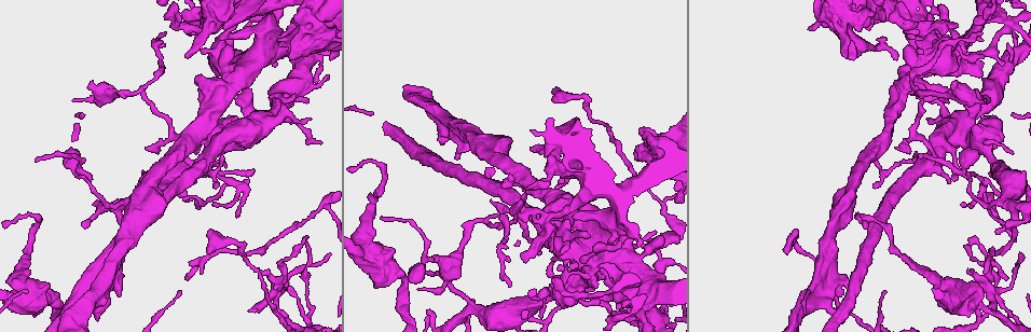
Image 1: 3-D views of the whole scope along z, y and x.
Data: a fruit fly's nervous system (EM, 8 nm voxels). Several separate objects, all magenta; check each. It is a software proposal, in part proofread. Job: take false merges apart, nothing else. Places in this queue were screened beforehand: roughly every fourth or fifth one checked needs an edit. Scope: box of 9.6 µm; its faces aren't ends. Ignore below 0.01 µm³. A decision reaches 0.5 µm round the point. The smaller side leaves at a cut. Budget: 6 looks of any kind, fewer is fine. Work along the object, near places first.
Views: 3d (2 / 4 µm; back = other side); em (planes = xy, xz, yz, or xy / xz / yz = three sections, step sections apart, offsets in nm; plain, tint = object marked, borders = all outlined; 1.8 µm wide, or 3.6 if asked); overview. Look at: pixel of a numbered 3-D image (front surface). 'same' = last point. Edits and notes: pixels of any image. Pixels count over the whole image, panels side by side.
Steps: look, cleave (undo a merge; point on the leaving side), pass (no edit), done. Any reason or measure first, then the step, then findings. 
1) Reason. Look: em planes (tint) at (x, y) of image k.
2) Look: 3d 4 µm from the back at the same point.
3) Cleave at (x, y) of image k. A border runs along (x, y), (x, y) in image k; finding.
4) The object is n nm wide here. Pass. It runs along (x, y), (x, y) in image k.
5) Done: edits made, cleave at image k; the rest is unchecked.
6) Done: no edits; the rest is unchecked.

Calibre changes. Look: em yz step 8 (tint) at (962, 173) of image 1.

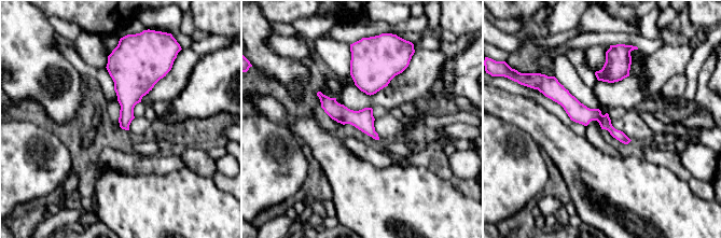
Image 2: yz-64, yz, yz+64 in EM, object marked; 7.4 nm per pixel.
Pass. It runs along (549, 88), (626, 140) in image 2; one neuron here.

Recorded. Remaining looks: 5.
Calibre changes. Look: 3d 2 µm at (803, 250) of image 1.

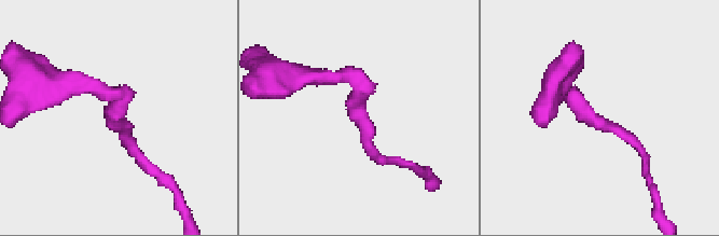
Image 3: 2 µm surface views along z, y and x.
Look: em planes (tint) at (358, 111) of image 3.

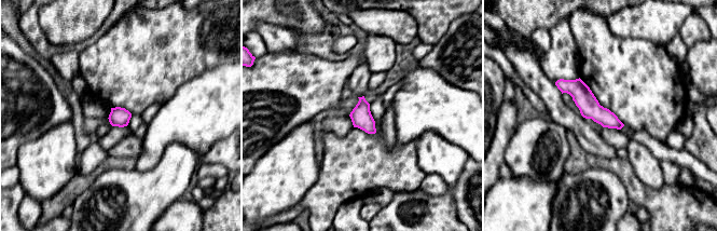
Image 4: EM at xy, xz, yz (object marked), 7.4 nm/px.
Pass. It runs along (559, 83), (619, 125) in image 4; one neuron here.

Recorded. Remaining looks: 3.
Look: em planes (tint) at (982, 287) of image 1.

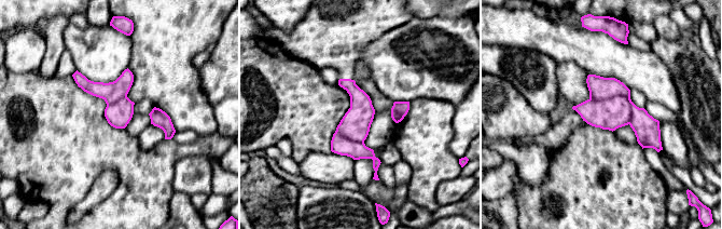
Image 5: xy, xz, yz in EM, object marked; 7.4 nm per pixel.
Cleave at (614, 112) of image 5. A second neuron is stuck on.

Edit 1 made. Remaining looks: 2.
Done: edits made, cleave at image 5; the rest is unchecked.

